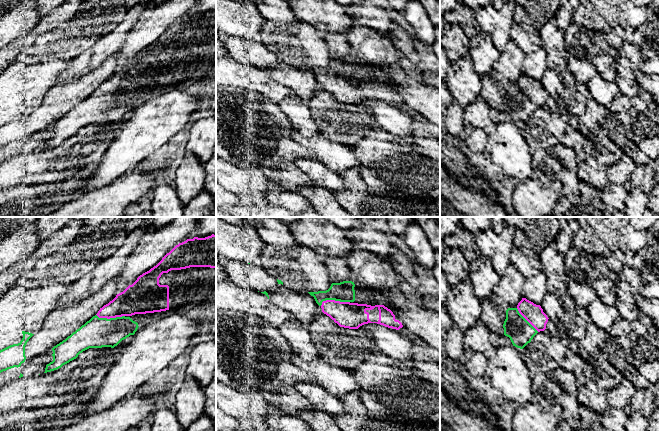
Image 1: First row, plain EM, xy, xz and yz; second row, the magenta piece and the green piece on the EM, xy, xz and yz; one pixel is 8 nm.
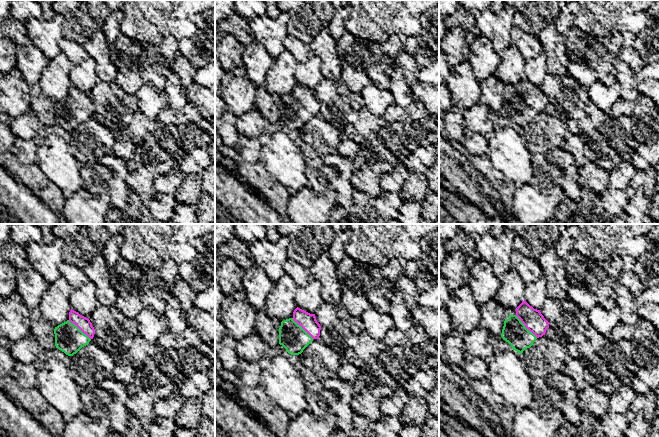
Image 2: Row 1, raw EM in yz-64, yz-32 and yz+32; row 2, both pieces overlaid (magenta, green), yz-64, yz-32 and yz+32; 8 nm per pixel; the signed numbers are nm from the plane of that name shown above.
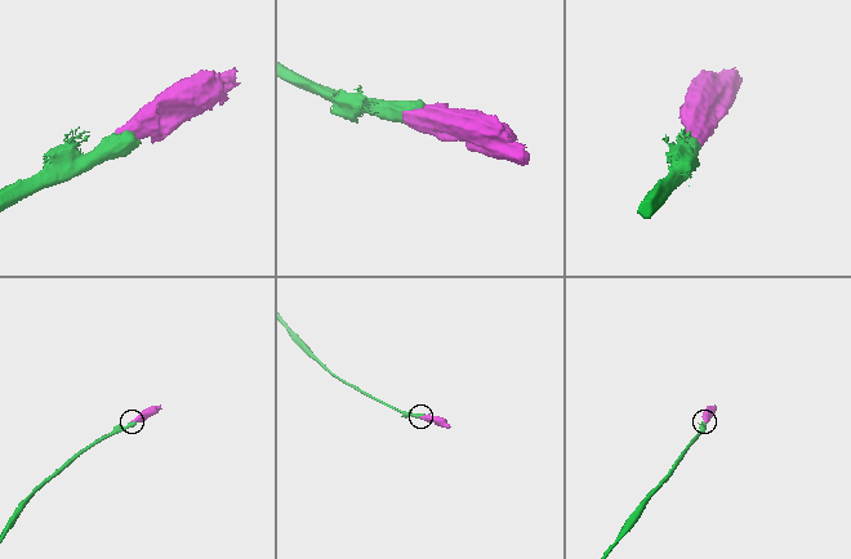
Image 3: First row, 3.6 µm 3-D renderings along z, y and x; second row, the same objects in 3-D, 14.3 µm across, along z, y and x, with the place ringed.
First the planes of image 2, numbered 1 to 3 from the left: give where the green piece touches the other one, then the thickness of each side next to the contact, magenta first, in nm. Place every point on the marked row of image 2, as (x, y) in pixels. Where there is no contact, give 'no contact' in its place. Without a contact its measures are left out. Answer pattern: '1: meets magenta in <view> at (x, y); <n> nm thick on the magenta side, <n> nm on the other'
1: meets magenta in yz-64 at (79, 328); 110 nm thick on the magenta side, 220 nm on the other
2: meets magenta in yz-32 at (303, 328); 140 nm thick on the magenta side, 220 nm on the other
3: meets magenta in yz+32 at (526, 327); 170 nm thick on the magenta side, 200 nm on the other

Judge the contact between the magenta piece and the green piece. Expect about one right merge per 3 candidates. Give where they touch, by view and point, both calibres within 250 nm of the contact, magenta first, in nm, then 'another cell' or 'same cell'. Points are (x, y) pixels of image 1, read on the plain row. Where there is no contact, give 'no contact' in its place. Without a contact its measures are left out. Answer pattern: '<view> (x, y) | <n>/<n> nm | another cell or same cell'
xz (334, 76) | 200/160 nm | same cell

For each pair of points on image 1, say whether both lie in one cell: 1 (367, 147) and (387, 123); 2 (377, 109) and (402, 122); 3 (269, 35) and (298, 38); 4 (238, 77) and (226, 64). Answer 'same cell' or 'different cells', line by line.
1: different cells
2: same cell
3: same cell
4: same cell

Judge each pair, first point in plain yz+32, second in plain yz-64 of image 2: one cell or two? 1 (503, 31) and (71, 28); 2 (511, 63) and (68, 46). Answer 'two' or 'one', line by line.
1: two
2: two

